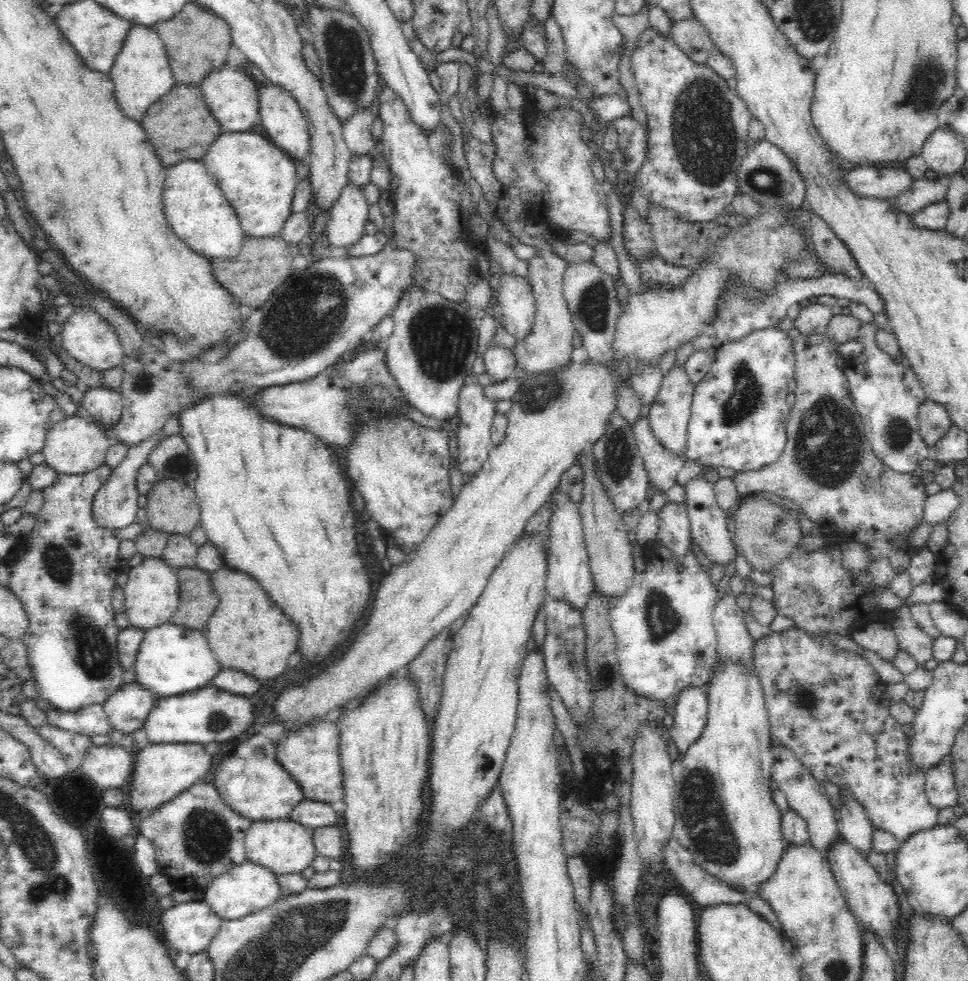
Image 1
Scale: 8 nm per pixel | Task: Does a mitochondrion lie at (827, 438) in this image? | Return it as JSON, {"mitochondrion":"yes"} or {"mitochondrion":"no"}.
{"mitochondrion":"yes"}

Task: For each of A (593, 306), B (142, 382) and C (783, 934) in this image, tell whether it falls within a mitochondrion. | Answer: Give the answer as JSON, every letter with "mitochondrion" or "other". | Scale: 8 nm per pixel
{"A":"mitochondrion","B":"mitochondrion","C":"other"}

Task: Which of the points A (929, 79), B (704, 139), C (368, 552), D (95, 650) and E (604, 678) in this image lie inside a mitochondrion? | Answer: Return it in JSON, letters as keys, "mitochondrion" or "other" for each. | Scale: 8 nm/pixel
{"A":"mitochondrion","B":"mitochondrion","C":"other","D":"mitochondrion","E":"mitochondrion"}

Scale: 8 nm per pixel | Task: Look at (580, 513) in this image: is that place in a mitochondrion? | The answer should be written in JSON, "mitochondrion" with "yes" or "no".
{"mitochondrion":"no"}

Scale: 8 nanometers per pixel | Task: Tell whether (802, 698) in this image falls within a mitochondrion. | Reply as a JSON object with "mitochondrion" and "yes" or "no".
{"mitochondrion":"yes"}

